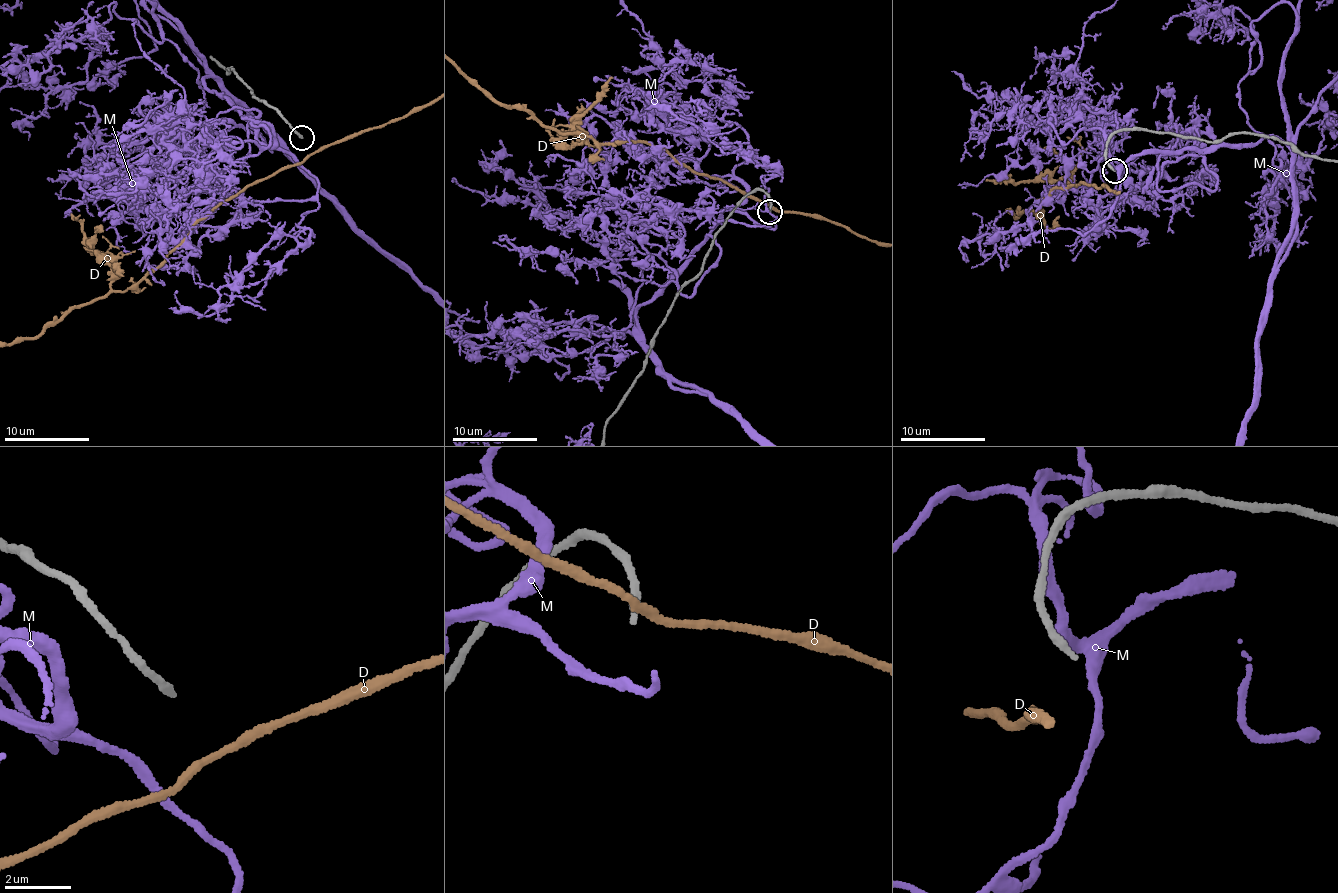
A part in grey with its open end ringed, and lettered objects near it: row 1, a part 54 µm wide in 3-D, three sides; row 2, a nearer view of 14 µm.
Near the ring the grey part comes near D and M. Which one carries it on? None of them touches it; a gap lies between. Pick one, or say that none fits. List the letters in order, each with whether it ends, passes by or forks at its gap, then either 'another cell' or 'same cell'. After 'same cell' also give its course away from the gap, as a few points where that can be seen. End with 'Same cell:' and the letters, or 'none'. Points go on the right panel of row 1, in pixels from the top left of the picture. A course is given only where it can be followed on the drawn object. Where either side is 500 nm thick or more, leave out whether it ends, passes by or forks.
D: it passes by | another cell
M: it passes by | another cell
Same cell: none

